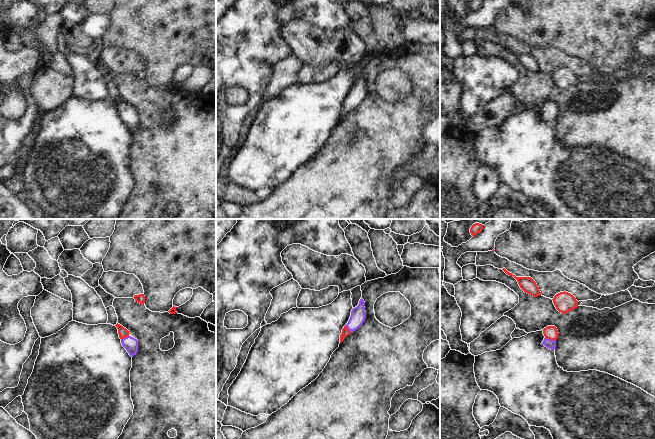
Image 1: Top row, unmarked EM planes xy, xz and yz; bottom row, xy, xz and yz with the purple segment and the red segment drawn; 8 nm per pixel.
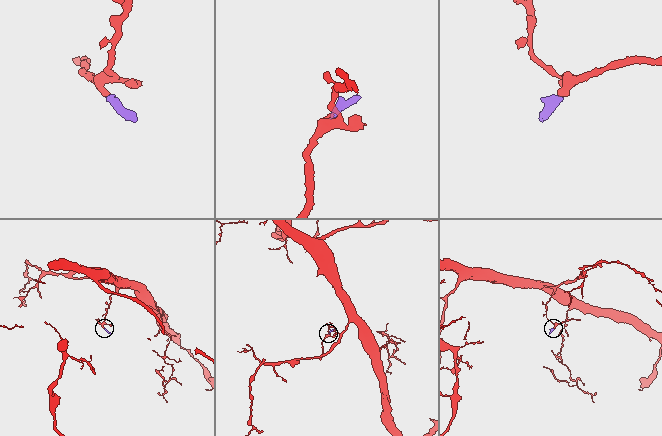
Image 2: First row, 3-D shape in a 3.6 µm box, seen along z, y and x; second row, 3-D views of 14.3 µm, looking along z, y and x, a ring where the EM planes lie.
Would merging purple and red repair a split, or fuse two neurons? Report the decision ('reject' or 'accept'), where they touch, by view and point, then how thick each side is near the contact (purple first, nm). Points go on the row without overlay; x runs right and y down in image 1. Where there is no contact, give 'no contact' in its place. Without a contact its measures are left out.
accept | yz (549, 115) | 80/110 nm

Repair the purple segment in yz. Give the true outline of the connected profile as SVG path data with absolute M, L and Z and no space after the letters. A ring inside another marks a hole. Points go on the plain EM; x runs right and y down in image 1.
M547 102L543 105L543 110L545 114L541 120L551 126L555 125L556 116L559 111L557 104L555 102Z

